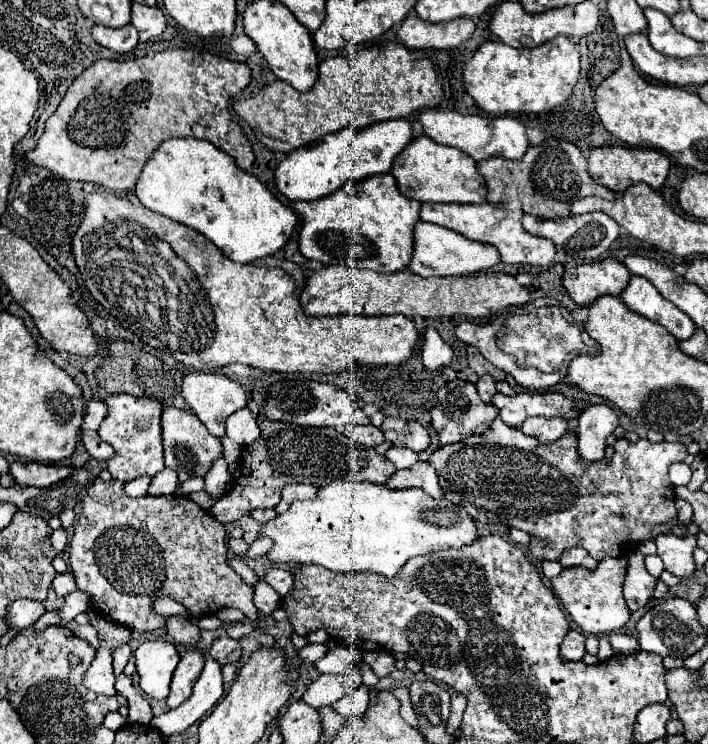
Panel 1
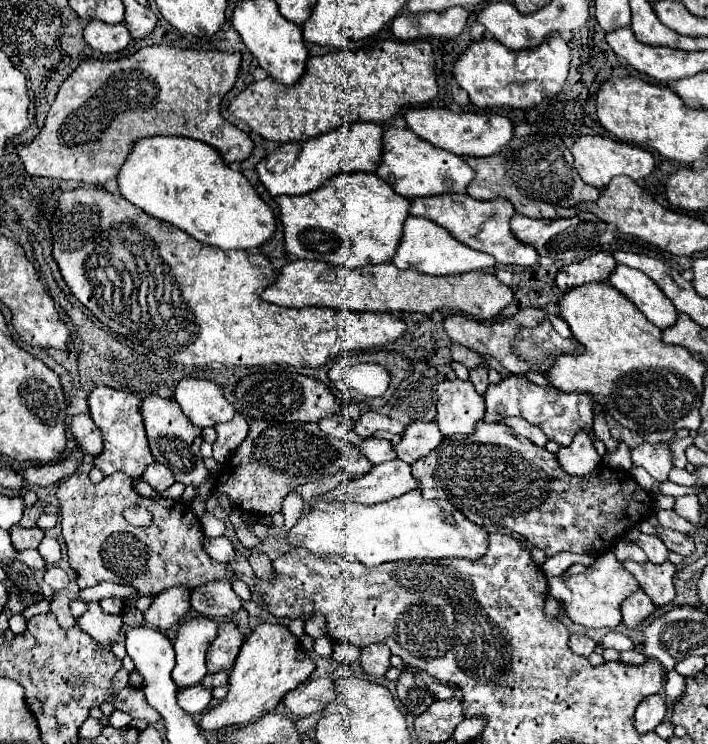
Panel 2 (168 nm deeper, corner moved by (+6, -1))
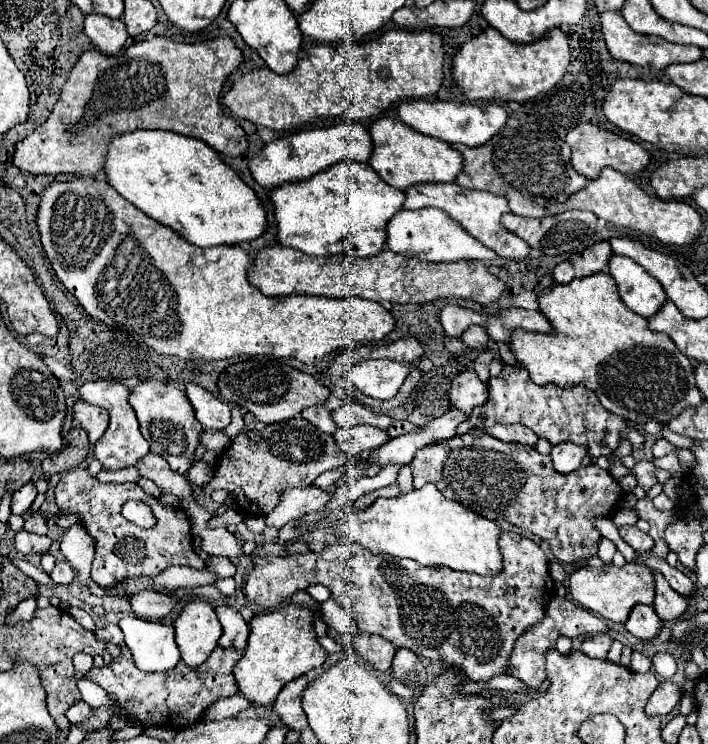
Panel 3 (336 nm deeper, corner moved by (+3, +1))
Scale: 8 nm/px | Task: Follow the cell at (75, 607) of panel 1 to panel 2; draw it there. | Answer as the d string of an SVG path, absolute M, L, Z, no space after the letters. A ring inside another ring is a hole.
M103 582L85 590L77 592L77 598L83 602L101 602L105 598L127 598L127 596L135 596L135 588L131 586L121 586L121 584L113 584L113 582Z

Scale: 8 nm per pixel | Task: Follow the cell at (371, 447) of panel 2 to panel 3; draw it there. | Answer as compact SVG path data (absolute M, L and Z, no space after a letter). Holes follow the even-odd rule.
M360 424L352 428L338 428L334 432L334 440L348 456L356 456L362 450L372 450L386 444L390 440L390 434L386 430Z

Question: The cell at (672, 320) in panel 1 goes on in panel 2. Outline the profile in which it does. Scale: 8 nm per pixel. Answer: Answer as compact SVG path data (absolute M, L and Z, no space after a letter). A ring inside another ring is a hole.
M617 266L609 278L609 284L625 294L657 328L667 330L677 320L677 310L659 290L659 286L647 278L641 270Z

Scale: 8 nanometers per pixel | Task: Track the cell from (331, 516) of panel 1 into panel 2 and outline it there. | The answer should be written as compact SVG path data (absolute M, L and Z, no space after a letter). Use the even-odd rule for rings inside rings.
M421 490L403 494L389 502L365 506L359 502L317 500L313 510L303 514L289 530L291 546L307 548L317 556L349 556L373 568L393 560L415 558L481 558L487 550L487 532L467 520L445 500L425 500Z

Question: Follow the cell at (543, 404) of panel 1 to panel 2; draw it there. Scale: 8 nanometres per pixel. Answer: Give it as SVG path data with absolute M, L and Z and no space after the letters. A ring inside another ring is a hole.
M507 376L499 384L489 386L485 392L485 404L487 412L483 416L485 422L501 422L503 418L509 416L521 416L527 422L539 426L549 440L555 440L561 446L569 446L573 436L579 432L579 428L585 428L591 432L593 426L593 398L583 392L559 392L559 390L549 390L535 386L529 382L525 376Z

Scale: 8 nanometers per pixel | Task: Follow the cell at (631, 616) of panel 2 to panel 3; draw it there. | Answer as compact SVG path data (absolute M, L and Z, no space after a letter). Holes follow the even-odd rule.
M638 604L632 612L630 612L630 618L628 622L624 624L626 630L630 634L634 634L636 638L640 640L652 640L658 636L660 628L662 628L662 622L660 618L656 616L654 608L652 606L644 606L644 604Z

